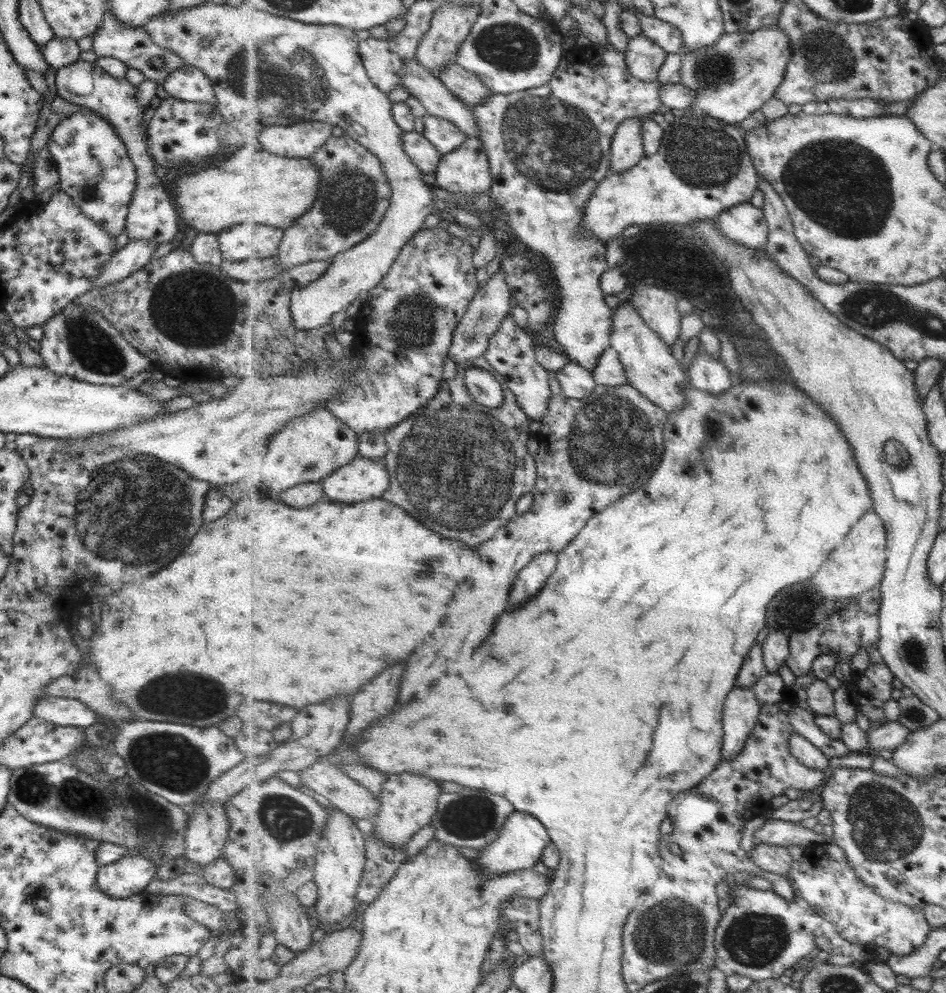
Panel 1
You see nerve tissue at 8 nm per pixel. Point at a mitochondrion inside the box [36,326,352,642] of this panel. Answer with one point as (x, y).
(128, 512)

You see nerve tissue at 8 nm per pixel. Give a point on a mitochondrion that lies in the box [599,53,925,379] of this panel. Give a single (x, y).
(823, 180)

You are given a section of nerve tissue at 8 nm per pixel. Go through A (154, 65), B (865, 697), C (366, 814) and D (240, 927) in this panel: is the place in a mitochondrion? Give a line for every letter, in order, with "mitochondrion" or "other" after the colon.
A: other
B: mitochondrion
C: other
D: other

